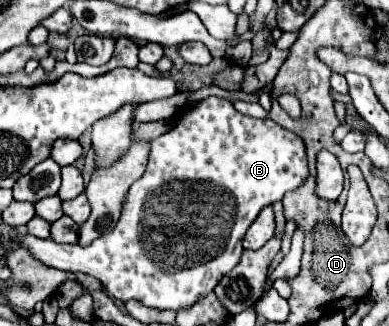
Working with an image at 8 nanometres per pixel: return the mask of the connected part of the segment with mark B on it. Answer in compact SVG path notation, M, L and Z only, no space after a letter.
M209 96L181 110L177 126L151 142L147 170L131 186L123 214L109 234L103 234L89 246L57 244L31 234L21 238L19 244L27 246L47 266L97 278L115 300L139 300L159 310L181 310L213 292L221 276L237 266L243 252L241 240L257 214L281 200L287 190L299 188L305 178L307 156L301 138L277 126L271 118L249 118L237 112L229 100Z

